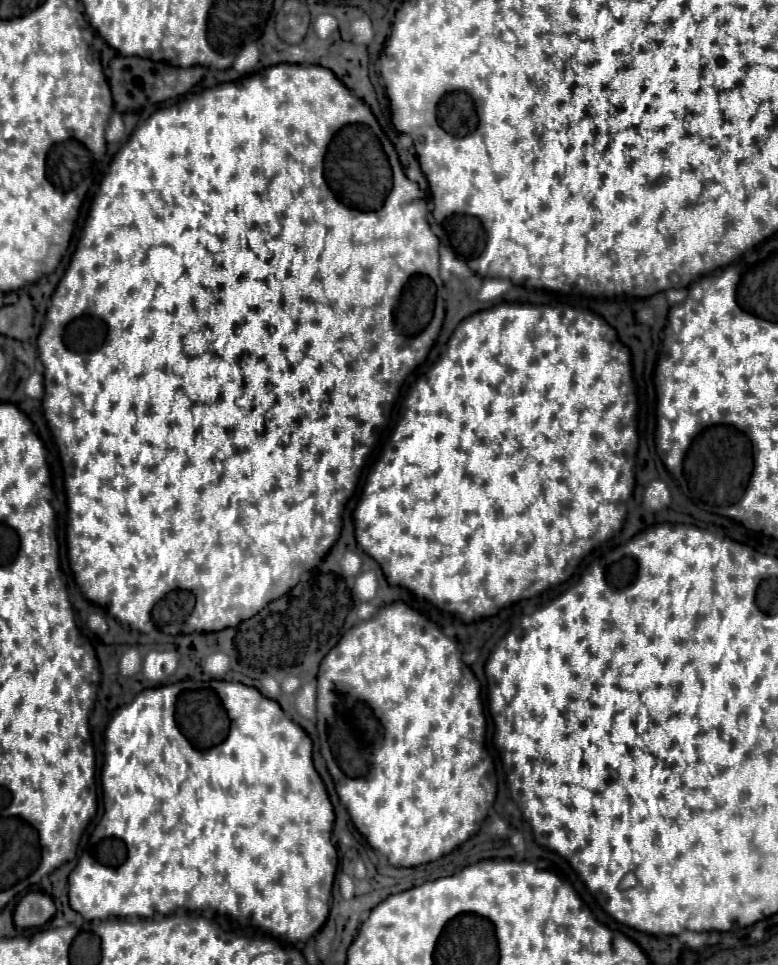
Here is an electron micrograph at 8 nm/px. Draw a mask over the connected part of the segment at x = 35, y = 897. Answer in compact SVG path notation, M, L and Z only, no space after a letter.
M30 892L18 902L18 906L14 910L14 924L18 928L44 926L46 922L50 922L54 912L56 912L56 908L54 908L54 902L48 894Z

